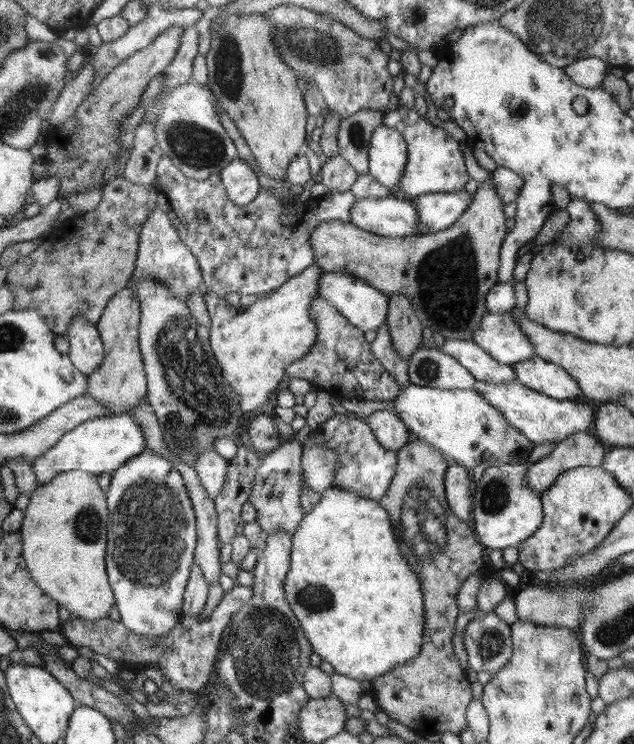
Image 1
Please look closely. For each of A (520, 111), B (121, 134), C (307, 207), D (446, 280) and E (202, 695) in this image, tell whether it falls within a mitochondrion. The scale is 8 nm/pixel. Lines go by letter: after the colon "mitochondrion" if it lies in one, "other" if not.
A: other
B: other
C: other
D: mitochondrion
E: other

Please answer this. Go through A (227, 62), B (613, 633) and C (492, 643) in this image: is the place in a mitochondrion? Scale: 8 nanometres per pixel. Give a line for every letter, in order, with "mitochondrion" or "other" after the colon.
A: mitochondrion
B: mitochondrion
C: mitochondrion

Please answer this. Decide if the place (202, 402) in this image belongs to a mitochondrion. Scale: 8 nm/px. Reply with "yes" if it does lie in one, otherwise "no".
yes

